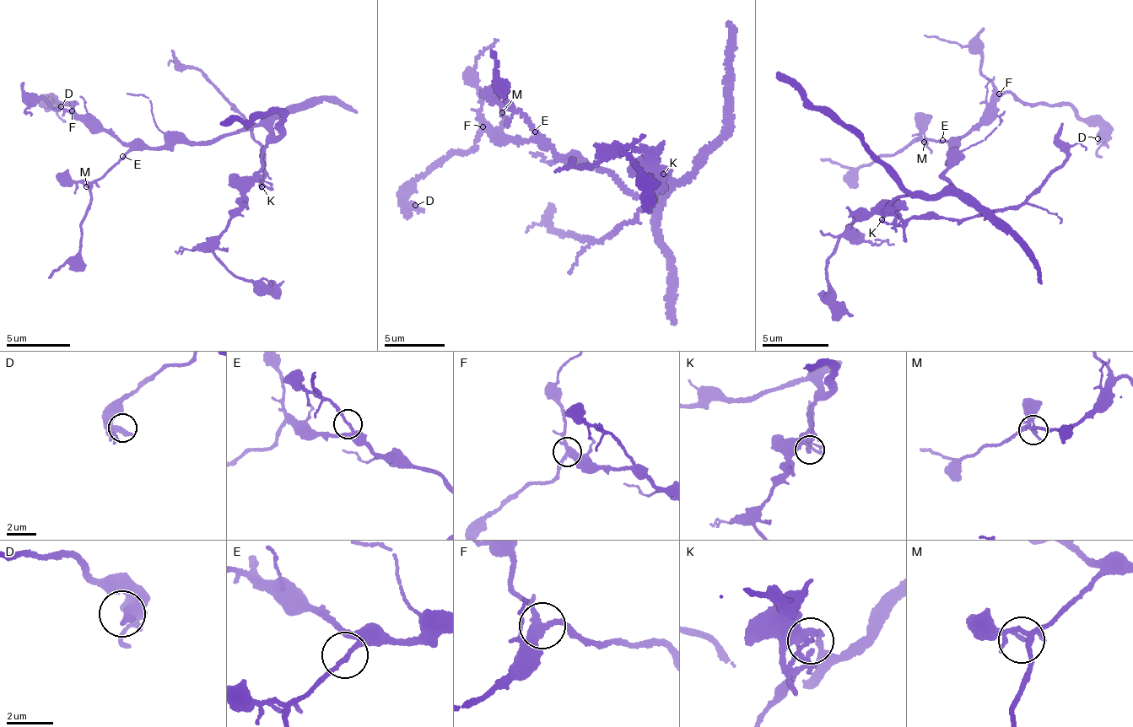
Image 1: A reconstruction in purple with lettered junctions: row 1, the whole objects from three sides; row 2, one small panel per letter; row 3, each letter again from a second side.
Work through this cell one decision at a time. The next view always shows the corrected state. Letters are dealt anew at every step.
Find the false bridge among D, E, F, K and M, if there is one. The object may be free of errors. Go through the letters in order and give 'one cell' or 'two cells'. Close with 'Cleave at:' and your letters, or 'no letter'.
D: one cell
E: one cell
F: one cell
K: one cell
M: one cell
Cleave at: no letter

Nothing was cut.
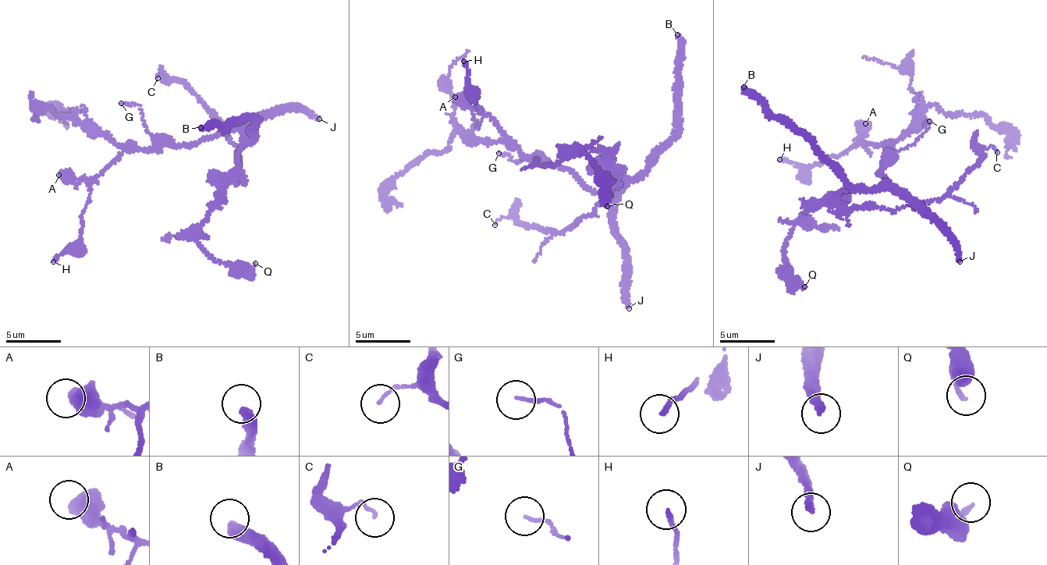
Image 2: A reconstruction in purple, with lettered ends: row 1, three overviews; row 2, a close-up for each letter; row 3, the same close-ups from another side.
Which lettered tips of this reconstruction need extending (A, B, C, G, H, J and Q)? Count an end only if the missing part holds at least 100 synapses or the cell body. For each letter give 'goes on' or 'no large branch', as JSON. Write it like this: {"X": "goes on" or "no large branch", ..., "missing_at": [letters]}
{"A": "no large branch", "B": "goes on", "C": "no large branch", "G": "no large branch", "H": "no large branch", "J": "goes on", "Q": "no large branch", "missing_at": ["B", "J"]}

